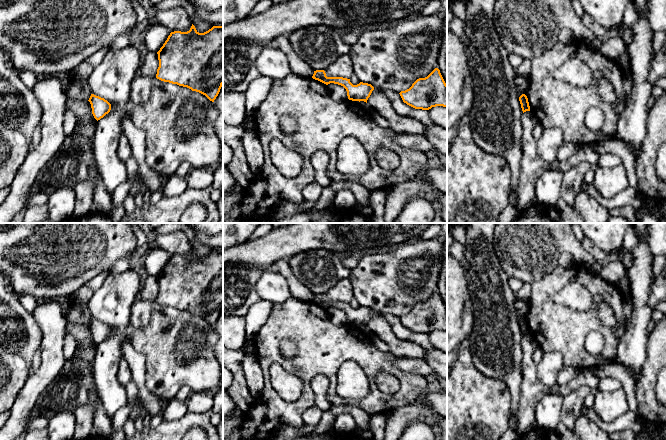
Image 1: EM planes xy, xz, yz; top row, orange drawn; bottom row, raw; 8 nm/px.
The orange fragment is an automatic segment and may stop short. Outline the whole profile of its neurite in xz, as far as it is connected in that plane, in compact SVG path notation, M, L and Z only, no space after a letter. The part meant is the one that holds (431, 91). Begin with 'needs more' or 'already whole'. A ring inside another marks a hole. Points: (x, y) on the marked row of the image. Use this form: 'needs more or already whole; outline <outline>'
already whole; outline M435 68L427 77L417 79L409 89L399 94L404 103L415 109L447 107L447 84L438 68Z

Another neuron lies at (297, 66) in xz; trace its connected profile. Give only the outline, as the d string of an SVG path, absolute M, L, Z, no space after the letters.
M277 36L267 46L279 49L287 56L292 74L312 78L314 70L295 53L288 36Z

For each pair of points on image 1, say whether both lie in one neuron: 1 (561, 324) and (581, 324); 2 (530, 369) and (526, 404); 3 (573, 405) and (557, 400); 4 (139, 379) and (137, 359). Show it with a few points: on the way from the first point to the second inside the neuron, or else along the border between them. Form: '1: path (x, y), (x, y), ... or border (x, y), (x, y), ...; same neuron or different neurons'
1: path (566, 324), (576, 324); same neuron
2: path (530, 378), (530, 395); same neuron
3: border (564, 397), (560, 412), (560, 422); different neurons
4: path (137, 374), (137, 364); same neuron

